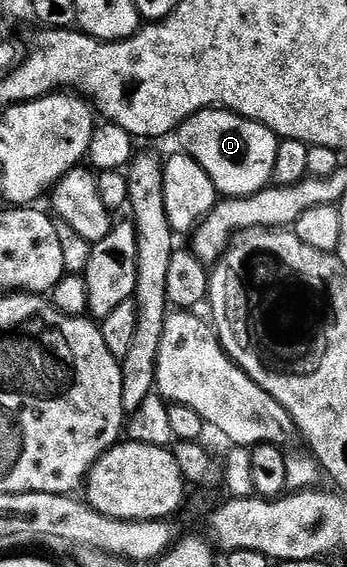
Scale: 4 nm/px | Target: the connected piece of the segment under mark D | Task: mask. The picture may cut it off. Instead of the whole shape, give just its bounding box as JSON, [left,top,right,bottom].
[175,109,279,199]

